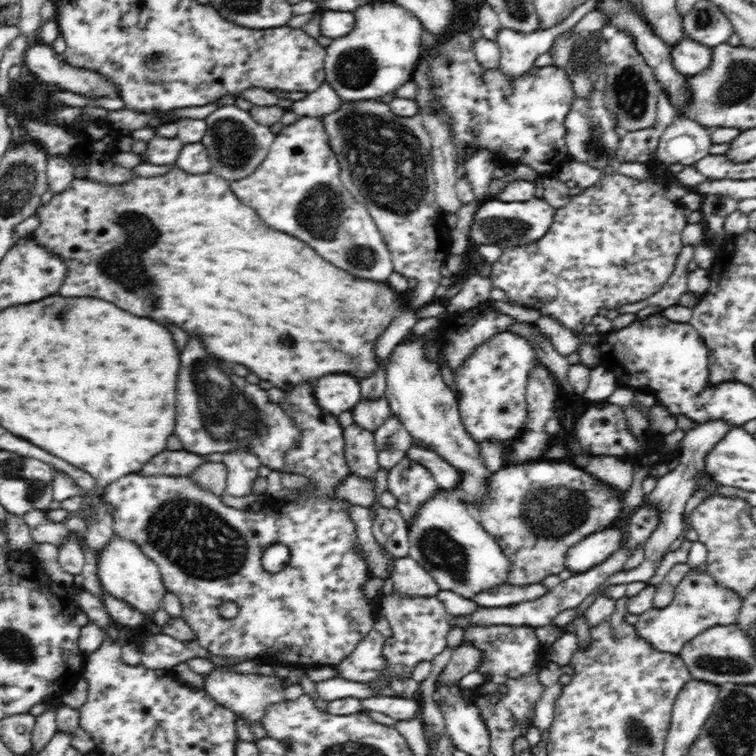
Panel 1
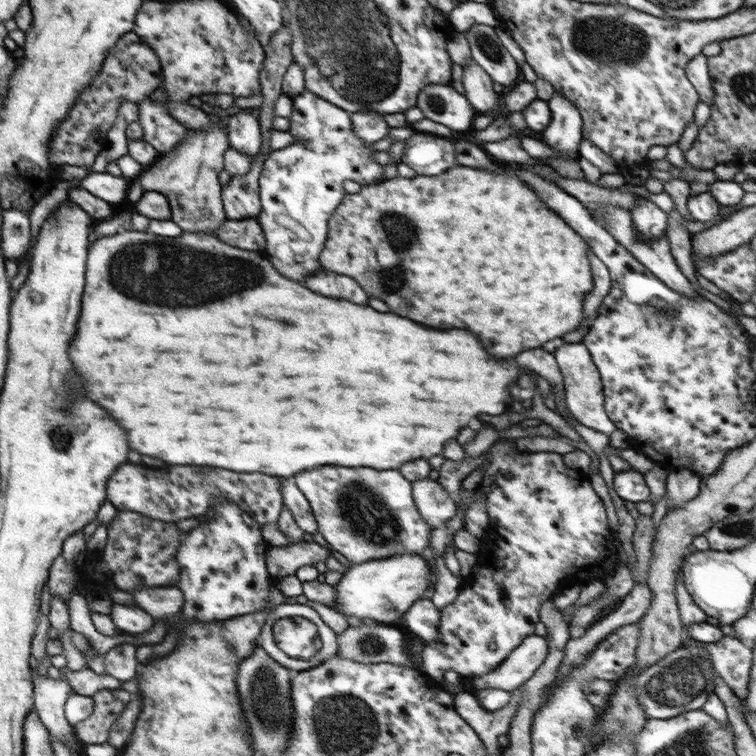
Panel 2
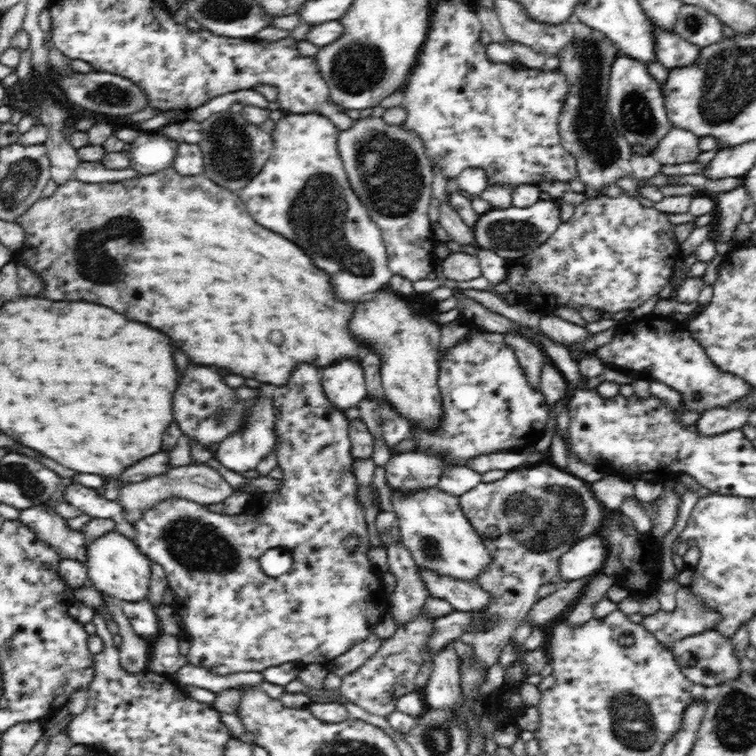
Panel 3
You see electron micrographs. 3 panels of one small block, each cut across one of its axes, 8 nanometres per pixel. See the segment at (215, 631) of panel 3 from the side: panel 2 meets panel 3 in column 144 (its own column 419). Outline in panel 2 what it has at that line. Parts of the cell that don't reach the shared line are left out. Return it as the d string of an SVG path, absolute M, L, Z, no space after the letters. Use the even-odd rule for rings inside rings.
M320 466L292 477L308 499L318 531L329 546L353 564L402 554L424 556L433 528L424 520L413 499L413 486L396 469Z

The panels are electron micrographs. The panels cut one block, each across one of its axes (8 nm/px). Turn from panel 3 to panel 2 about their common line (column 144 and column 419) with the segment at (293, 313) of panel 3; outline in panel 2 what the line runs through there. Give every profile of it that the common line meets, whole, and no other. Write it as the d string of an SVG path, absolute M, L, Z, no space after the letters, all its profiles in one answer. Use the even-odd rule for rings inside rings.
M458 166L452 170L446 170L438 176L416 175L414 178L402 178L400 176L386 179L378 184L362 185L356 194L346 193L343 201L328 219L328 236L324 248L319 256L319 263L323 268L336 274L352 276L360 286L366 286L366 294L374 298L382 298L388 308L402 316L410 318L418 324L432 326L432 328L464 328L472 334L478 334L480 342L486 346L488 354L494 354L496 358L514 356L518 352L524 352L530 348L538 348L548 340L554 340L554 336L562 338L564 334L576 330L576 326L582 320L582 300L584 294L592 290L592 272L590 262L586 258L586 244L578 236L578 233L556 216L552 210L546 208L546 204L528 188L524 186L516 176L508 174L490 174L486 170L466 168Z

